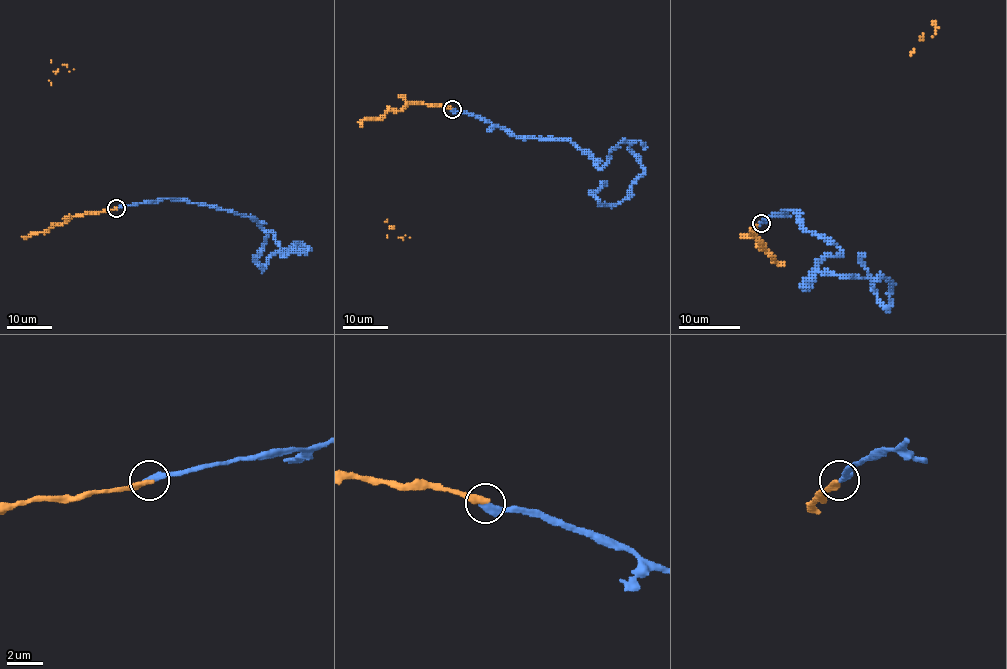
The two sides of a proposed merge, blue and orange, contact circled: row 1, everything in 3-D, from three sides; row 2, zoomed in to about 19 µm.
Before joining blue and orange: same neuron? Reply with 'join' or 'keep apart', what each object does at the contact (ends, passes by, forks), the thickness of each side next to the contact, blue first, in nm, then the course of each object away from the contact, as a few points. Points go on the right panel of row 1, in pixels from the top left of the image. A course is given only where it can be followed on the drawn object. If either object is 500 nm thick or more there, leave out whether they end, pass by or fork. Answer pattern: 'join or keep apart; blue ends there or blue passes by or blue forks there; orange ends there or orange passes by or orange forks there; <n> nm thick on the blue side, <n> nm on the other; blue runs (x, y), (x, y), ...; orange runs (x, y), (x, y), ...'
keep apart; blue ends there; orange ends there; 400 nm thick on the blue side, 340 nm on the other; blue runs (760, 223), (794, 211), (842, 251), (806, 291), (817, 271), (879, 277), (885, 306), (857, 252); orange runs (760, 223), (935, 22)

